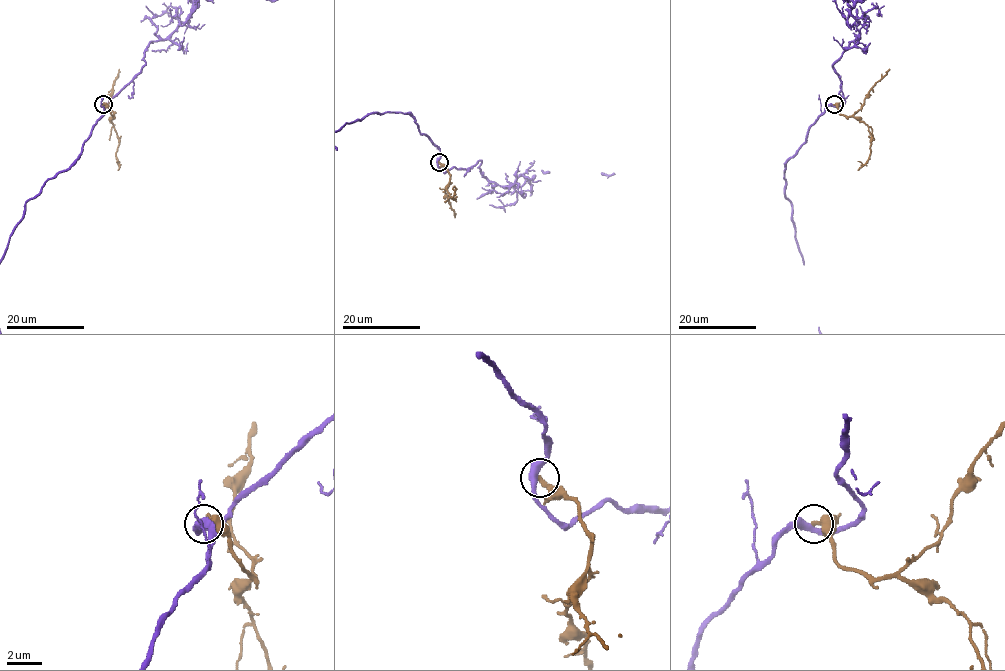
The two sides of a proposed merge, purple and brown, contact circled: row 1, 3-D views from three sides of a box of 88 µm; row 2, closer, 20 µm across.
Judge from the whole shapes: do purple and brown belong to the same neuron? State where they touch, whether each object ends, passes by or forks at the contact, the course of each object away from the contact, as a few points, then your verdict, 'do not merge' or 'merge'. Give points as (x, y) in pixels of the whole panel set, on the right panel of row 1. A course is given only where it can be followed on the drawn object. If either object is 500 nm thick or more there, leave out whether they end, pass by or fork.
at (834, 104); purple passes by; brown ends there; brown runs (834, 104), (840, 114), (857, 117), (868, 127), (870, 156), (863, 165), (857, 161); do not merge

